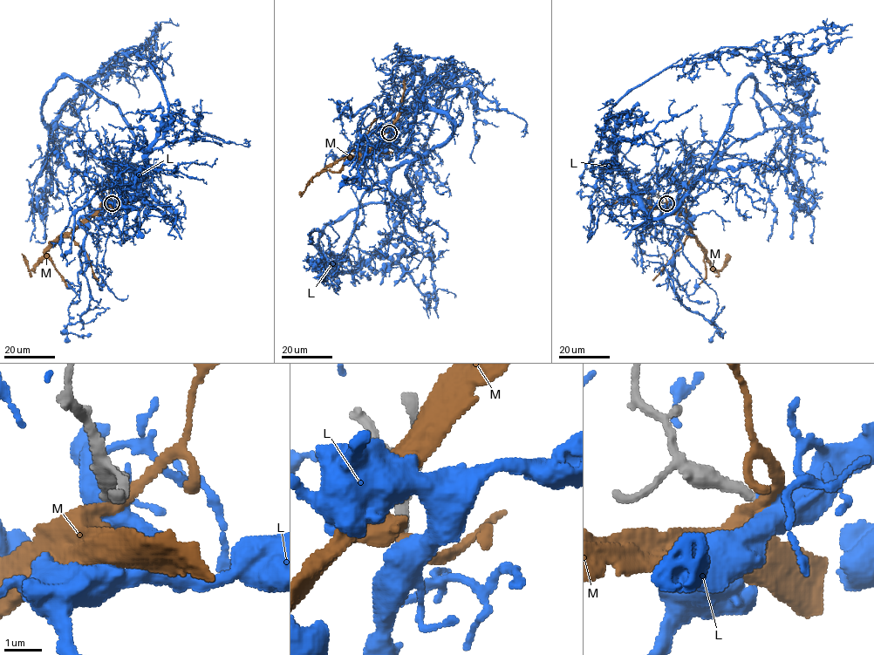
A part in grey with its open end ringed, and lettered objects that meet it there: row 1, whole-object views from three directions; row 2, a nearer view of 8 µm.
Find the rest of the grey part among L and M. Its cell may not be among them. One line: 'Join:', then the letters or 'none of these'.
Join: L

